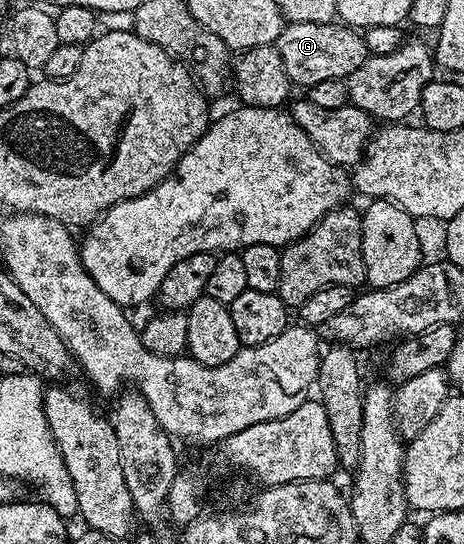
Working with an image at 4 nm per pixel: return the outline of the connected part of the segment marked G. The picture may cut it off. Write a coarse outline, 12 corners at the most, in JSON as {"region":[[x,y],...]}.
{"region":[[337,20],[287,22],[277,40],[295,87],[346,79],[365,37]]}

